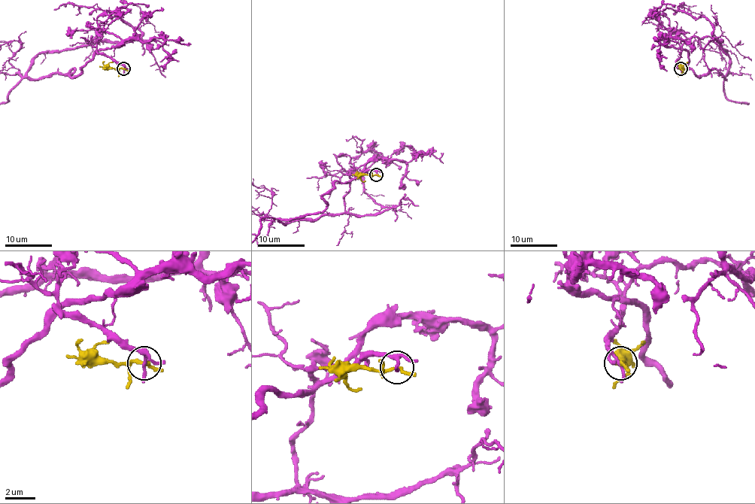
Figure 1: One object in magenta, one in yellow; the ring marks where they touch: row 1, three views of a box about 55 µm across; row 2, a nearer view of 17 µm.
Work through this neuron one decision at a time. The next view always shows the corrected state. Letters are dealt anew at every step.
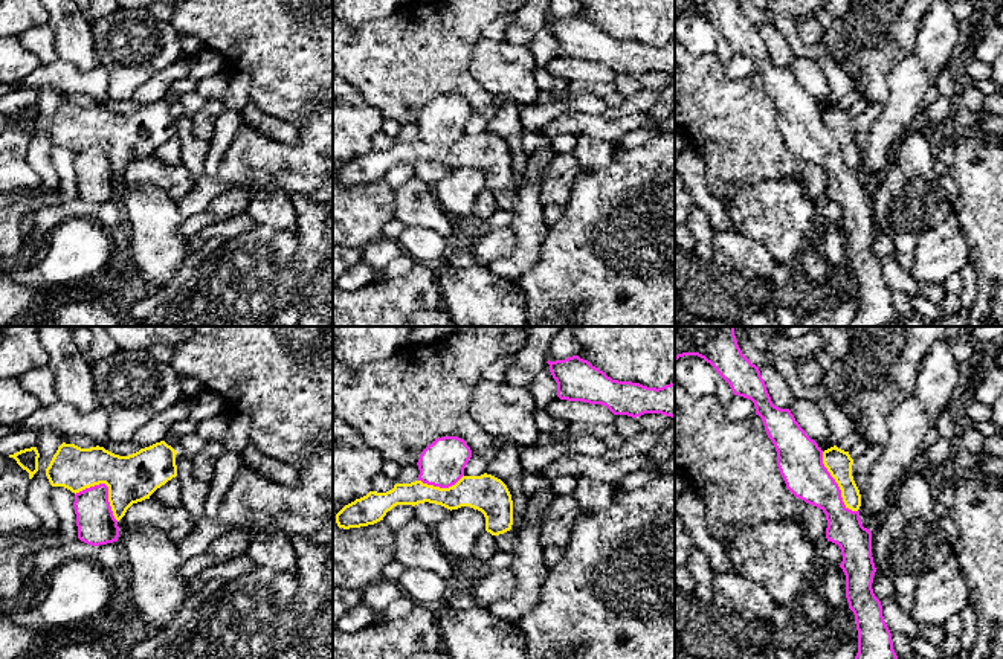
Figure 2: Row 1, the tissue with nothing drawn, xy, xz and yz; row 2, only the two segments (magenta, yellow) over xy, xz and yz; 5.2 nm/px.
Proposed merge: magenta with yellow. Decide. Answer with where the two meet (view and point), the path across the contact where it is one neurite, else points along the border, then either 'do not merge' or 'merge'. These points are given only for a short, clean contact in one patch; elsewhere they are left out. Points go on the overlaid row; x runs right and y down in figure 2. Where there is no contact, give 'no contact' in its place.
meets magenta in xy at (107, 488); runs through xy (96, 525), (98, 505), (107, 488), (113, 482), (130, 479); merge

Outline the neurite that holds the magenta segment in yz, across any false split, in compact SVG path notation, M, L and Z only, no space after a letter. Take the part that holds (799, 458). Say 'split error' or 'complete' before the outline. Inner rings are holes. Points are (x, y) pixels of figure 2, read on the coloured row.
split error; M675 326L675 362L684 355L704 358L734 395L754 403L756 415L776 447L786 488L826 514L826 538L841 549L846 598L856 621L855 659L898 659L881 601L872 589L876 572L872 532L859 519L861 494L852 476L849 452L837 445L823 452L789 409L772 404L759 368L737 345L734 326Z

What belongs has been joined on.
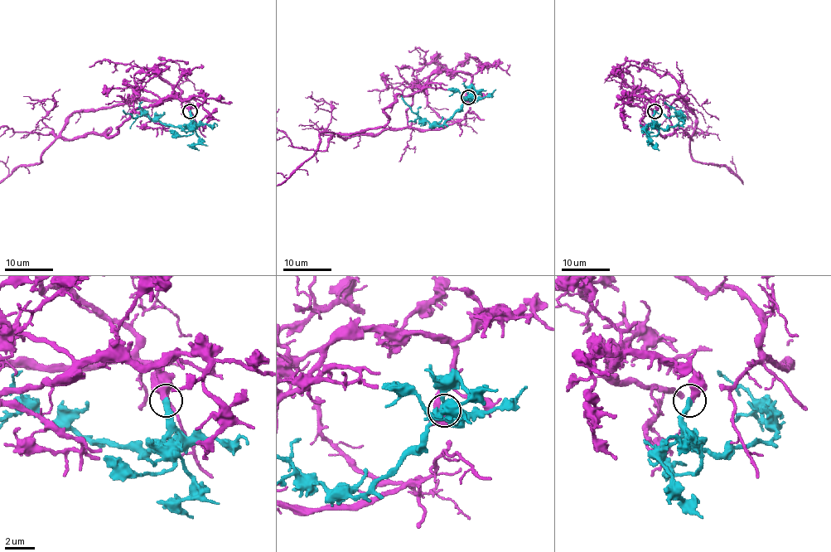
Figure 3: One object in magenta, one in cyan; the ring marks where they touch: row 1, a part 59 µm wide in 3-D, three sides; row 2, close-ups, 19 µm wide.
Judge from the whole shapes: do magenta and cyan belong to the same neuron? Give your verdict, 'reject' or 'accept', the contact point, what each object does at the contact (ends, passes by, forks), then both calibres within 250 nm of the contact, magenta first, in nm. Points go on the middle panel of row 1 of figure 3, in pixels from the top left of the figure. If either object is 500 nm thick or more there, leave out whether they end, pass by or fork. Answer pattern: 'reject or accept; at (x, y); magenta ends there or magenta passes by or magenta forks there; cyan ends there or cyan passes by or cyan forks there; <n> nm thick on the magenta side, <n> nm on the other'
accept; at (468, 97); magenta ends there; cyan ends there; 480 nm thick on the magenta side, 400 nm on the other

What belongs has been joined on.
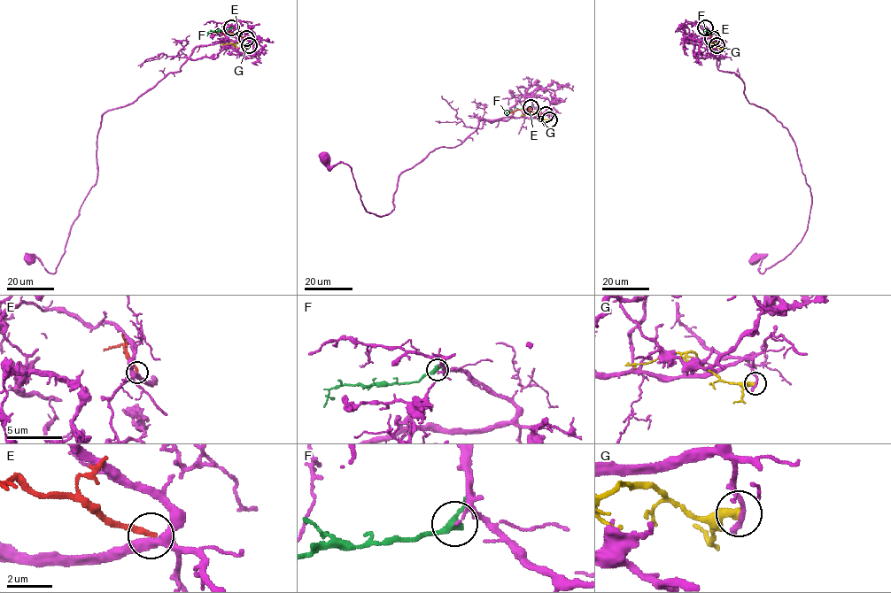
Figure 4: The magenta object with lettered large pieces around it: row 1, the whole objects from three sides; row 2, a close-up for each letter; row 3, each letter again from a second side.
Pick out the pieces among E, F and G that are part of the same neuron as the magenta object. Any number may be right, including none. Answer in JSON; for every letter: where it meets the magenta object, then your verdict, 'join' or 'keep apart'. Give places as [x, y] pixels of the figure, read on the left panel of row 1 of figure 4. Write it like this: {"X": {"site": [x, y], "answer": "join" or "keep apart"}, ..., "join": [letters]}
{"E": {"site": [246, 38], "answer": "keep apart"}, "F": {"site": [231, 27], "answer": "keep apart"}, "G": {"site": [249, 45], "answer": "keep apart"}, "join": []}

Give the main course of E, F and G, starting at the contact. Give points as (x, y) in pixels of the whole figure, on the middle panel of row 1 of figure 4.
E: (546, 114), (532, 112), (528, 108), (510, 112)
F: (530, 107), (507, 111), (507, 116)
G: (549, 119), (543, 119), (535, 112), (521, 115)

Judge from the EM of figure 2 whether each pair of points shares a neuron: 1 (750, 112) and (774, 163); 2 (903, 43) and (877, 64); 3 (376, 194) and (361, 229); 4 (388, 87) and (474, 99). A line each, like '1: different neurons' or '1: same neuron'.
1: same neuron
2: same neuron
3: same neuron
4: same neuron

